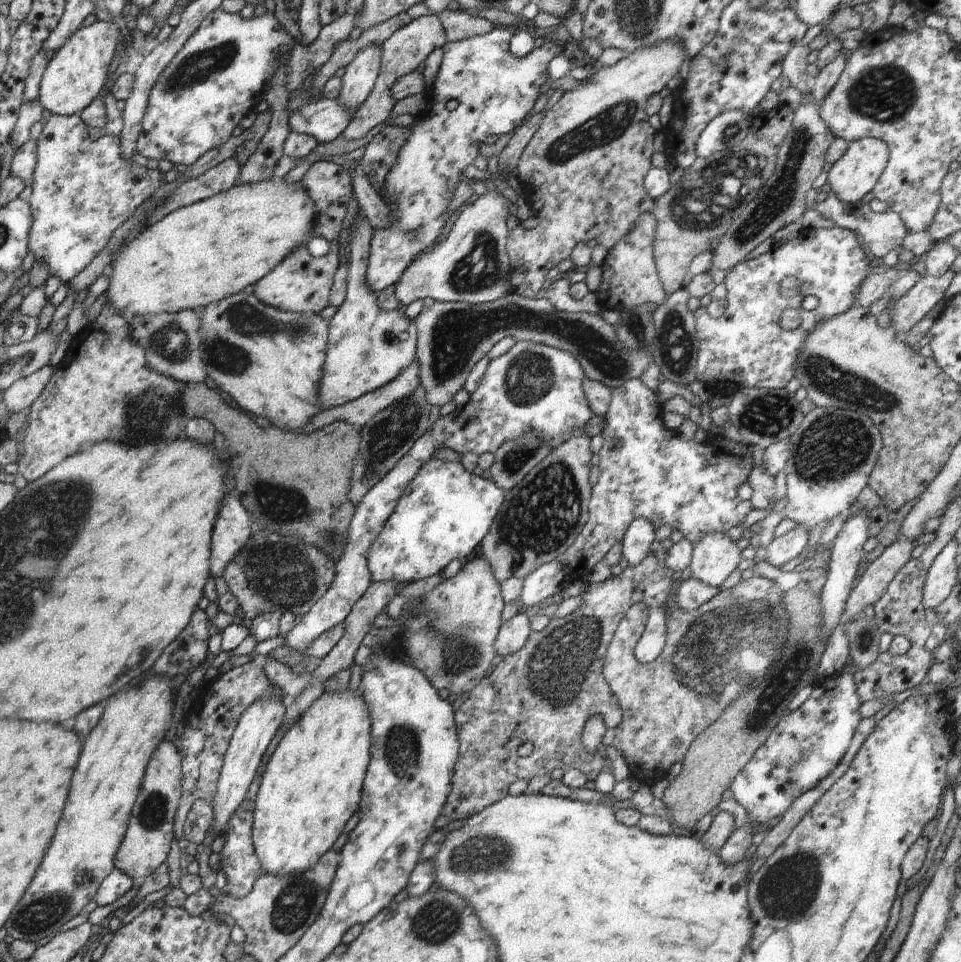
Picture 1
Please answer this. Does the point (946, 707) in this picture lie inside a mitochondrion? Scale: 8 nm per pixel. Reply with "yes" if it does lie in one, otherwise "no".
no

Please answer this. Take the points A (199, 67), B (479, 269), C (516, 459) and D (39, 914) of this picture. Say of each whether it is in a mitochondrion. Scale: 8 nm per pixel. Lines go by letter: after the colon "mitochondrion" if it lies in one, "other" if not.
A: mitochondrion
B: mitochondrion
C: mitochondrion
D: mitochondrion

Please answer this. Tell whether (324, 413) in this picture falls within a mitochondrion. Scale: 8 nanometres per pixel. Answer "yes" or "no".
no

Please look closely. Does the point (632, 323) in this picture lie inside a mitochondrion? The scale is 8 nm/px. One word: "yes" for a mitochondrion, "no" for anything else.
yes

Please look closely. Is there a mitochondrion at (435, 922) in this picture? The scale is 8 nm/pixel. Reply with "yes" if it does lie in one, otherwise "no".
yes

